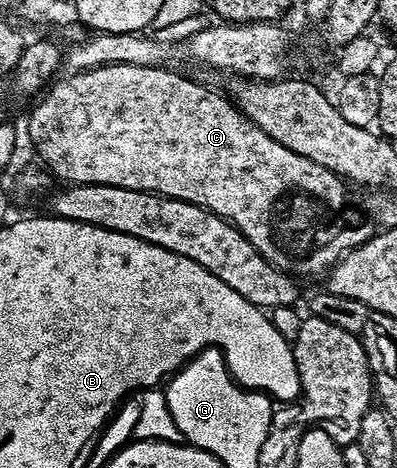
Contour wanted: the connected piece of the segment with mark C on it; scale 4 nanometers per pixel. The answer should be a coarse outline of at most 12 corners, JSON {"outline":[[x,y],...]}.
{"outline":[[169,66],[59,78],[30,115],[55,180],[228,220],[287,275],[368,224],[342,176]]}

